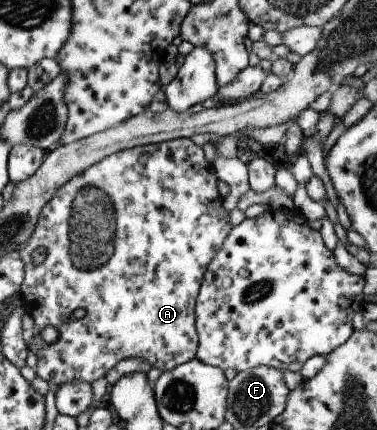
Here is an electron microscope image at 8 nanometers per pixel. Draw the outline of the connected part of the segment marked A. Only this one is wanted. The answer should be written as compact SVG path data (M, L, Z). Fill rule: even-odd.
M178 138L164 143L138 146L110 154L77 176L71 177L54 192L54 195L41 209L32 233L18 253L23 263L23 280L19 285L18 293L23 304L22 308L33 319L33 328L30 332L38 334L43 327L54 327L57 331L56 340L42 346L42 349L35 353L37 359L34 366L36 376L41 377L46 383L52 381L54 385L60 385L73 379L91 385L99 377L104 377L106 371L123 359L142 358L151 367L166 372L195 357L197 333L194 325L194 306L199 285L211 257L214 257L219 245L222 245L231 228L228 223L228 212L222 207L222 199L220 199L218 190L216 190L218 180L212 163L206 162L202 154L202 148L188 138ZM37 247L43 247L46 255L40 263L35 264L30 254ZM74 309L84 309L84 316L74 319L74 321L64 321Z

